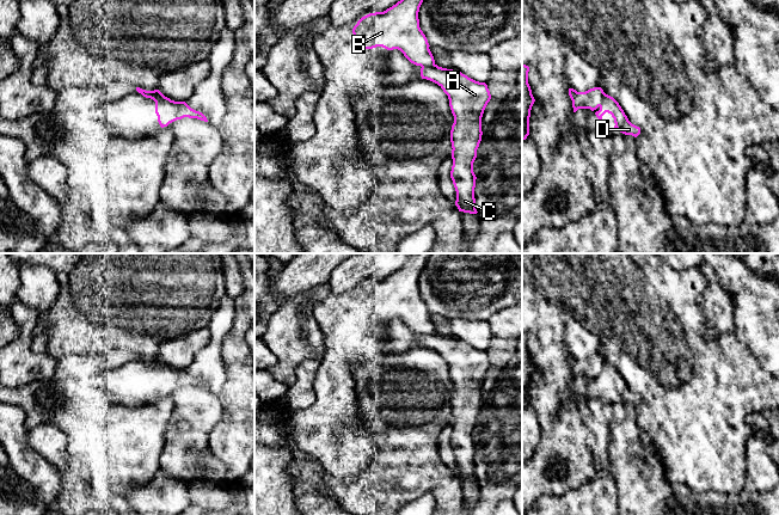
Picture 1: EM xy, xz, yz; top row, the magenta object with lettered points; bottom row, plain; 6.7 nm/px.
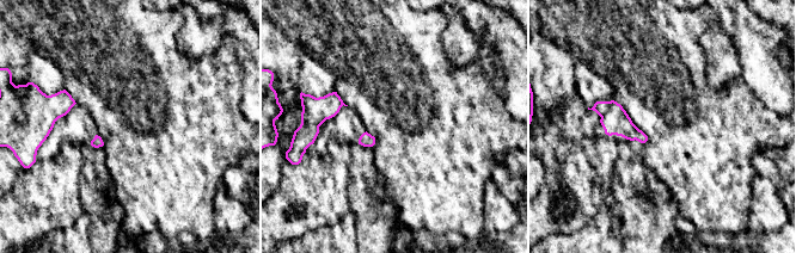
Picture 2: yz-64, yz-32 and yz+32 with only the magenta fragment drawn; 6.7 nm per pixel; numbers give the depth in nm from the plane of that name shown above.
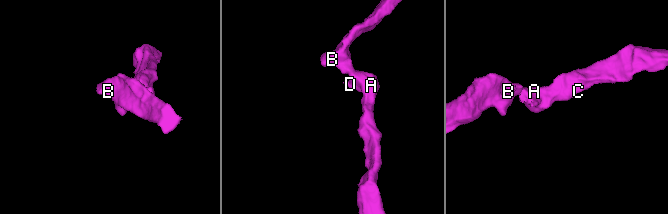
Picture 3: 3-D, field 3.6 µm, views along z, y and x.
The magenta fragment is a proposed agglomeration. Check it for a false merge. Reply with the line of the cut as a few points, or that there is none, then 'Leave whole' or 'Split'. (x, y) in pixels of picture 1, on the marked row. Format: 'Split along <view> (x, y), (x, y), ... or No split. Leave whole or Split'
Split along xz (434, 63), (422, 67). Split

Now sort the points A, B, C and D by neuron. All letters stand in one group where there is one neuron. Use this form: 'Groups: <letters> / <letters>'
Groups: A C D / B

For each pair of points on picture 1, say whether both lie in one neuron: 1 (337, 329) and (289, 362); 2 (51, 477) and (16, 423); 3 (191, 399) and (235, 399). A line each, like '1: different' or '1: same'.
1: different
2: same
3: different

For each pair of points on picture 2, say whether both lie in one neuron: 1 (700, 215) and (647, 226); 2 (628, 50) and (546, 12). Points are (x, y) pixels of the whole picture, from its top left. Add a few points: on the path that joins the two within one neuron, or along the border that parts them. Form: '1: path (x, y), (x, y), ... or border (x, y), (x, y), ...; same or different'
1: border (669, 193), (681, 216), (698, 229), (710, 230); different
2: path (607, 30), (593, 16), (586, 12), (567, 12); same

